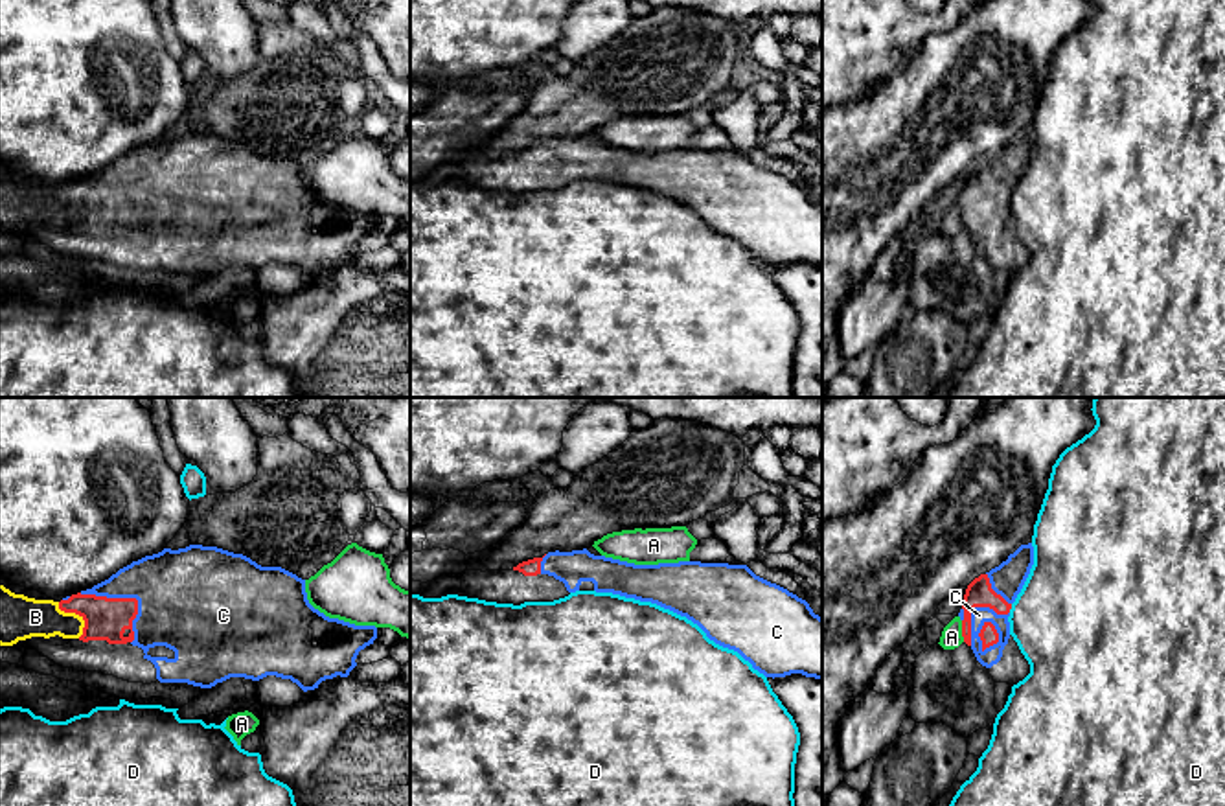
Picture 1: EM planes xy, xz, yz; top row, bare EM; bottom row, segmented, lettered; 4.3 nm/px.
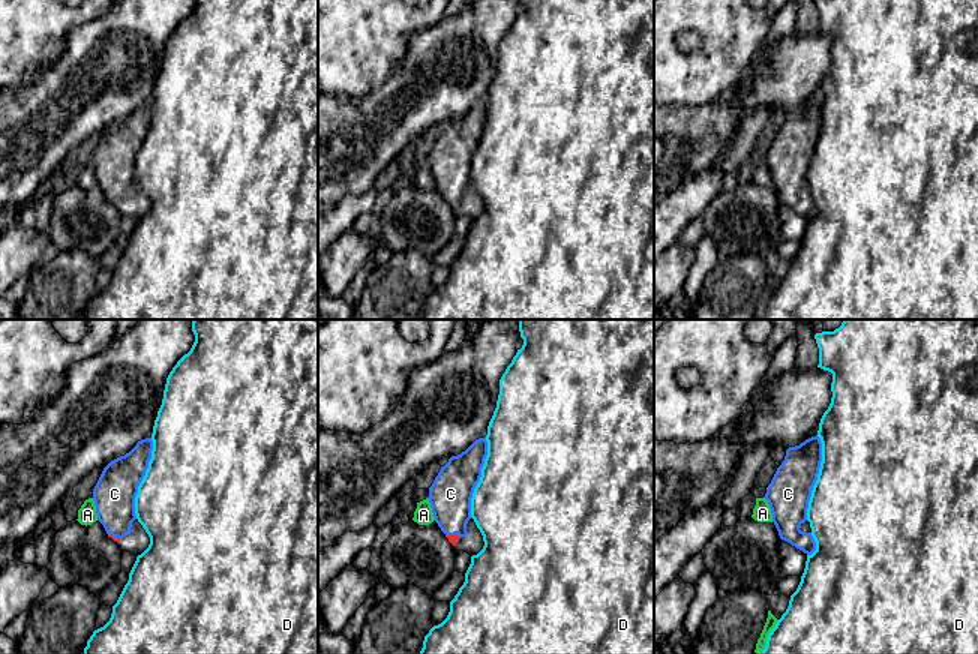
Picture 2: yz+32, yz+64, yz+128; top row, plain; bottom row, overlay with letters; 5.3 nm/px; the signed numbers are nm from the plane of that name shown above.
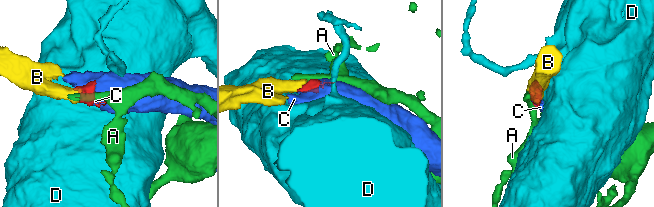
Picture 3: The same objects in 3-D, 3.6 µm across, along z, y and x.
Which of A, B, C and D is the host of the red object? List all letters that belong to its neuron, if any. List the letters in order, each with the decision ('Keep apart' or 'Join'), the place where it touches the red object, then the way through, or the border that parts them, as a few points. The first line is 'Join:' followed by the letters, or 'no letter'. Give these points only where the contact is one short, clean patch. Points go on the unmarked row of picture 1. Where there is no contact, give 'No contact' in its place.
Join: B, C
A: Keep apart. Touches red at yz (962, 219)
B: Join. Touches red at xy (78, 201). Path across: xy (105, 207), (78, 201), (21, 205)
C: Join. Touches red at xy (127, 186)
D: Keep apart. Touches red at yz (1010, 195). Boundary: yz (1012, 192), (1008, 199)

